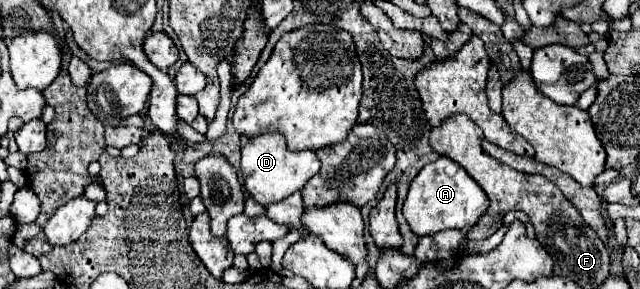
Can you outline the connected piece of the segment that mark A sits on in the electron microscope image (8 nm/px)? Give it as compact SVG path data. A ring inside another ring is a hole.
M441 155L435 163L425 165L411 181L411 187L403 205L403 215L409 227L413 229L413 233L423 237L445 229L469 231L481 219L487 207L489 207L489 199L485 191L469 177L469 173L463 167L459 167L449 157Z

